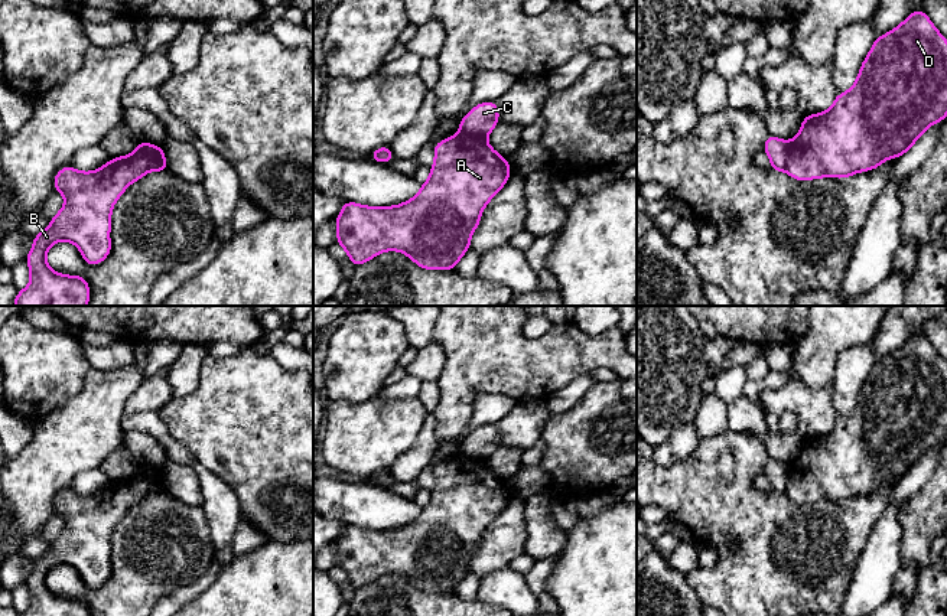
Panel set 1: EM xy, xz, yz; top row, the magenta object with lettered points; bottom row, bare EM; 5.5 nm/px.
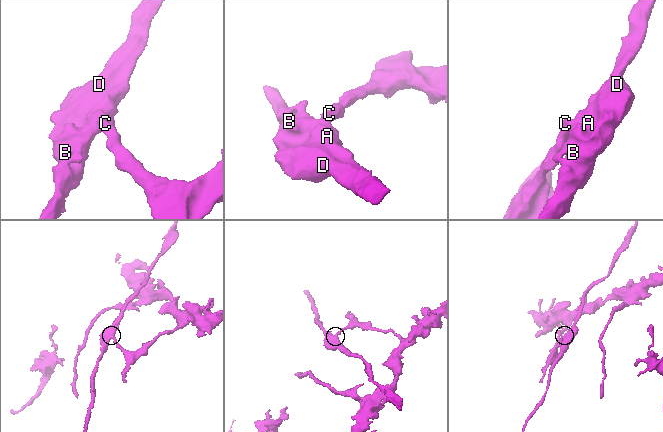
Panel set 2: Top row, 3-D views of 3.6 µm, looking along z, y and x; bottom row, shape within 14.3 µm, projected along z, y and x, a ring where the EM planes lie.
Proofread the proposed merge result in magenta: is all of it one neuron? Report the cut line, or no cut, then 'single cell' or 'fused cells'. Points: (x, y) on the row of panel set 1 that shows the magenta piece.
cut in yz along (787, 143), (787, 166), (784, 169); fused cells

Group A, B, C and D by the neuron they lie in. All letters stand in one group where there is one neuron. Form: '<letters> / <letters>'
A B D / C

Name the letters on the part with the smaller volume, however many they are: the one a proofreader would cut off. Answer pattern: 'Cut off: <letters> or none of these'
Cut off: A, B, D

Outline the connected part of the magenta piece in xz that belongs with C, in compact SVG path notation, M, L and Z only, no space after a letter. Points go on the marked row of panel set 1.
M494 101L475 105L461 121L459 128L466 134L486 137L499 123L499 110Z

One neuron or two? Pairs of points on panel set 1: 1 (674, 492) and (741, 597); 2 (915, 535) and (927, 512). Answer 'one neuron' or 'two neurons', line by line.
1: one neuron
2: one neuron

